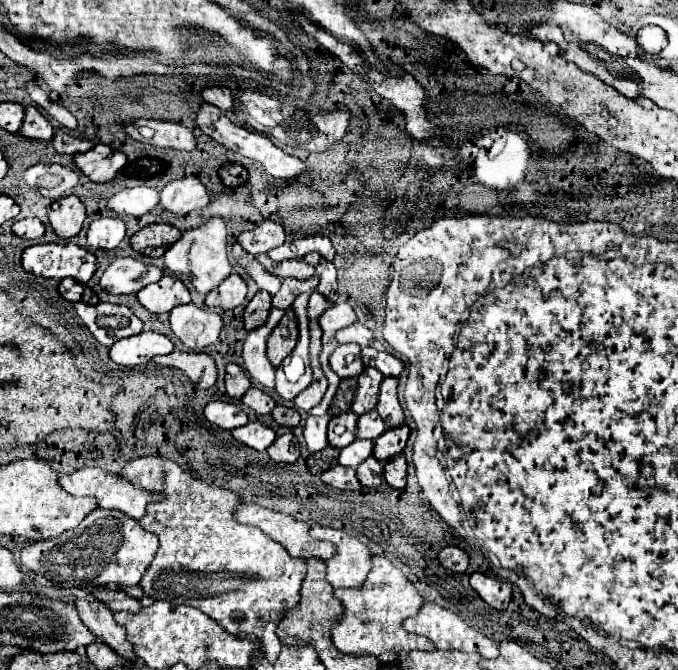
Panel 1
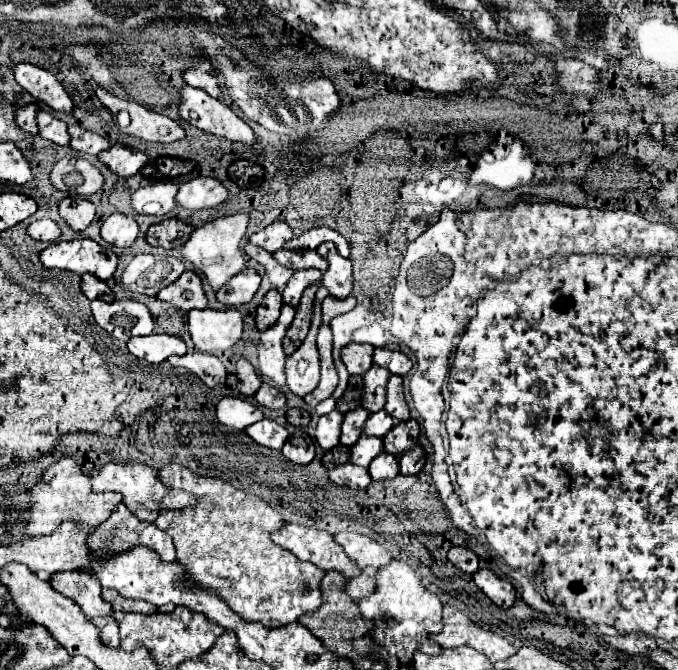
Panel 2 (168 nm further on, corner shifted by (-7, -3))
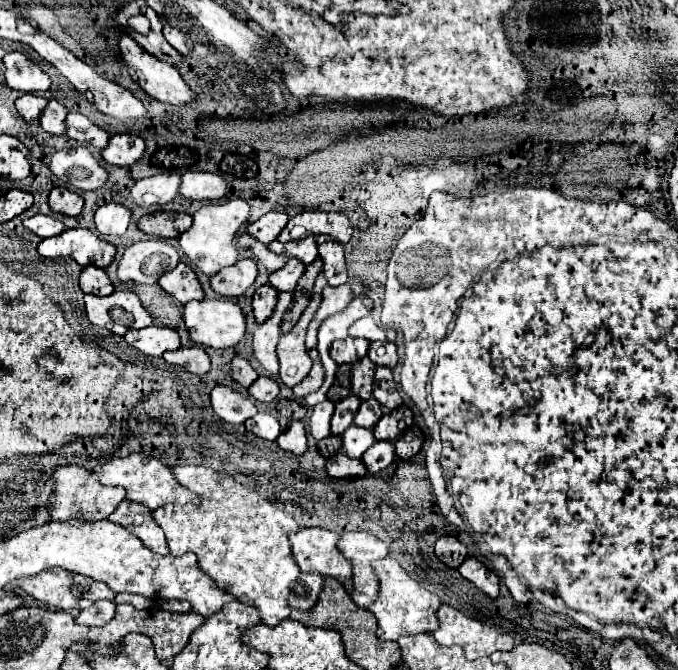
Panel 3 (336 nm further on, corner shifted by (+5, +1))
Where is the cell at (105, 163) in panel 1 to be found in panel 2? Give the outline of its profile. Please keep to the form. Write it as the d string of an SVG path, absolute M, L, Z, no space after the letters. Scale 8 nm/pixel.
M114 144L110 150L100 152L98 160L104 162L114 174L126 178L134 176L148 162L148 156L144 152L134 152L122 144Z

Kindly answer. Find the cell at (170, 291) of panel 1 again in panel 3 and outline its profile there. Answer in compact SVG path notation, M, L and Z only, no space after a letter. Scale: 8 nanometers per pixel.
M180 262L174 270L166 272L160 278L160 286L182 304L186 304L190 300L204 300L204 290L202 290L194 270L184 262Z

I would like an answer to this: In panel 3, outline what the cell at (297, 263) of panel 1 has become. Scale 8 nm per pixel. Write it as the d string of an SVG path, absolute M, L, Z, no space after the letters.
M306 236L302 240L292 240L292 242L270 242L268 248L276 254L282 254L282 256L288 256L288 258L298 258L302 260L304 264L310 264L314 262L314 258L318 256L318 248L316 248L316 236Z

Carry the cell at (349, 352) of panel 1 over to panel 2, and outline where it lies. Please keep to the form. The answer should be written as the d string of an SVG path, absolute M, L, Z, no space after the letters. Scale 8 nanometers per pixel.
M348 344L344 346L344 352L342 352L342 362L346 366L346 370L350 374L366 374L370 368L372 368L372 352L374 352L374 346L370 344Z

